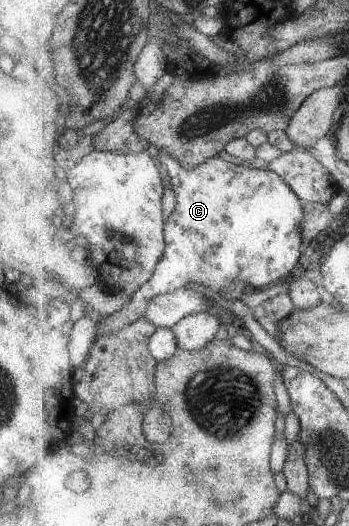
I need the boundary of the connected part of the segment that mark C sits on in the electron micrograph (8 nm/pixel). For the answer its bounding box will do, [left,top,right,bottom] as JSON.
[98,149,305,335]

